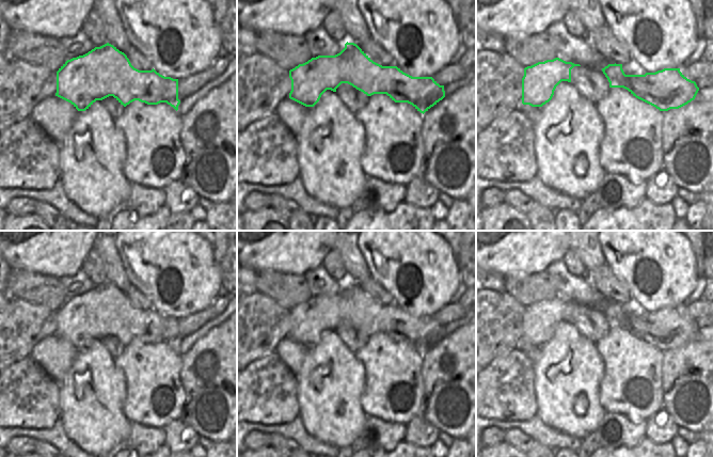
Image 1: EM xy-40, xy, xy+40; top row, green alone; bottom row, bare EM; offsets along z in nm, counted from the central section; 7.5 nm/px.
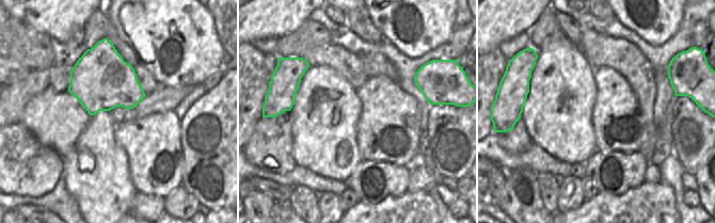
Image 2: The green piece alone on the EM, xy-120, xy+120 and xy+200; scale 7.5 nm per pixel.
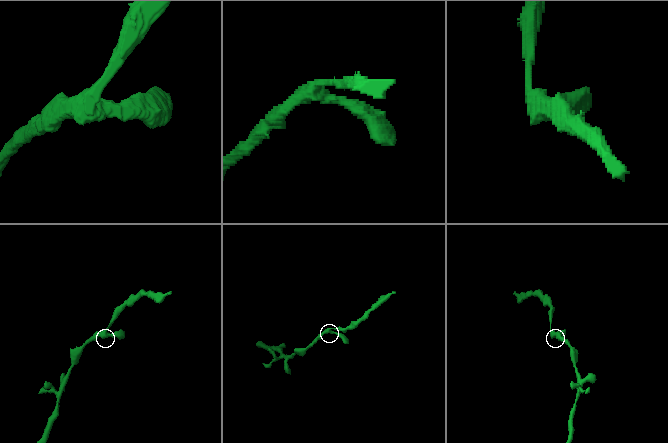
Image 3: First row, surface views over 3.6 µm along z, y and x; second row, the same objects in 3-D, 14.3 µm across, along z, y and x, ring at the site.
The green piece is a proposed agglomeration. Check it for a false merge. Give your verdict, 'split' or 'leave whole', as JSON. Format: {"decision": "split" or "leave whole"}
{"decision": "leave whole"}

